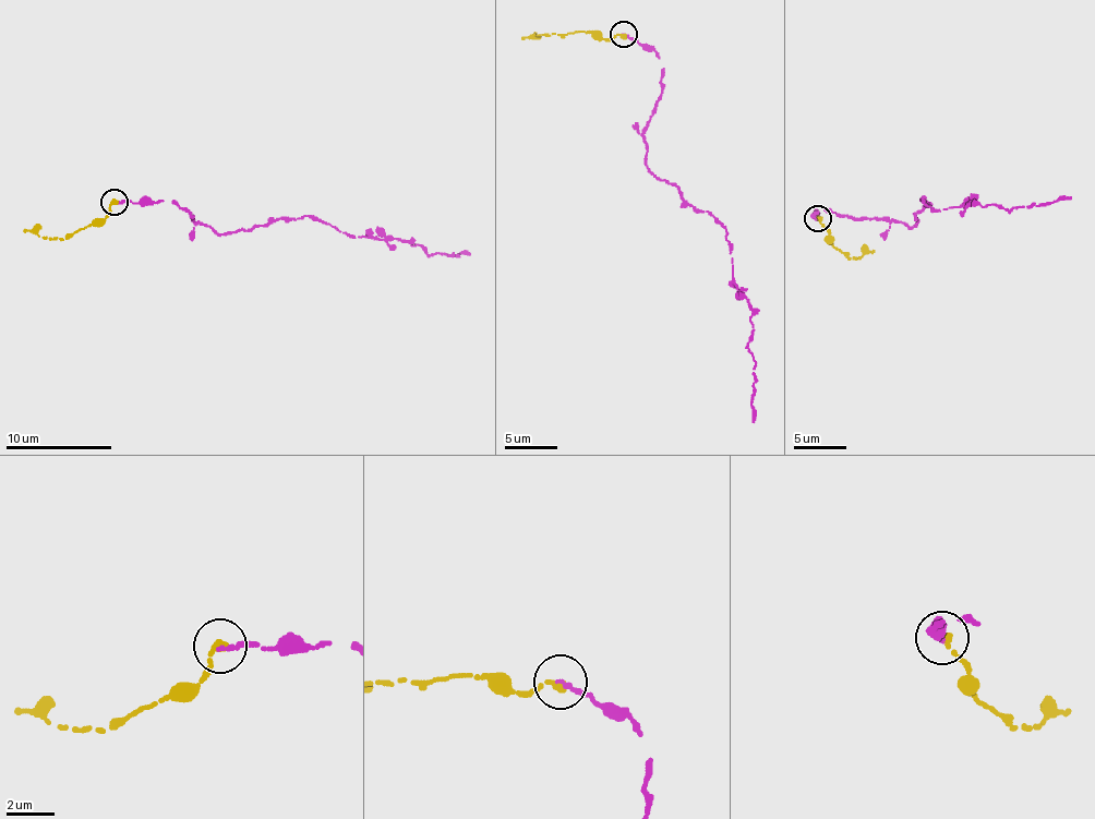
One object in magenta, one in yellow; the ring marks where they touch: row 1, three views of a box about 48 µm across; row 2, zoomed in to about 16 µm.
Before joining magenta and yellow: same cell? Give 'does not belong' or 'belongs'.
belongs

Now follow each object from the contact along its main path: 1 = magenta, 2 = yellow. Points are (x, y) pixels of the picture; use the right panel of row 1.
1: (817, 219), (813, 215), (823, 209), (913, 228), (925, 202), (921, 196), (936, 212), (1071, 197)
2: (817, 219), (830, 237), (832, 247), (849, 260), (874, 251)

